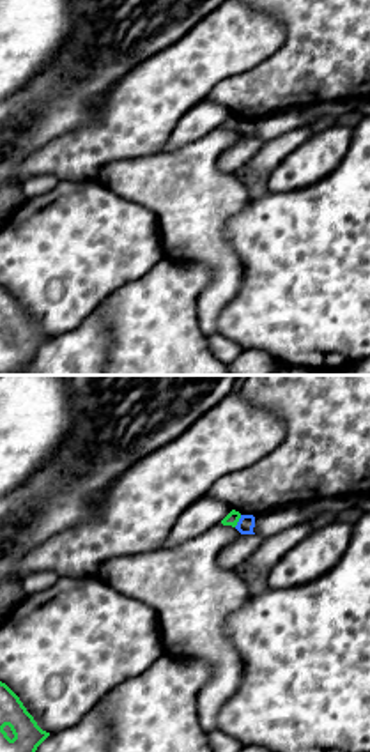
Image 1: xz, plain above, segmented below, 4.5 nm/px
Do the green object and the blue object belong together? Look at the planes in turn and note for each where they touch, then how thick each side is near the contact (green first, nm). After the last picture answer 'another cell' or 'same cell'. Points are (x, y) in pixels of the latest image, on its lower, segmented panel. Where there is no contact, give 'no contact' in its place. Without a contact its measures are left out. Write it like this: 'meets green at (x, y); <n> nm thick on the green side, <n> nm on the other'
meets green at (238, 521); 60 nm thick on the green side, 80 nm on the other

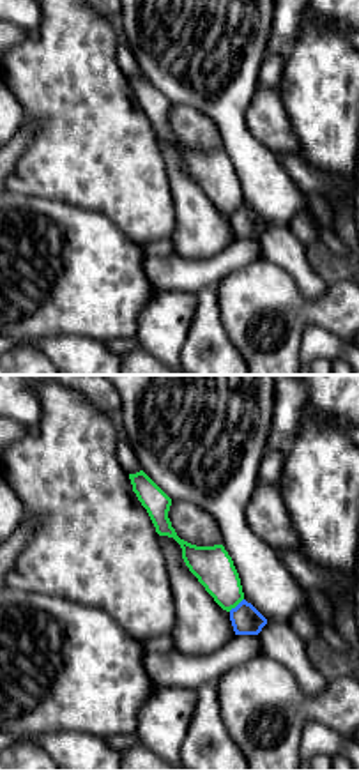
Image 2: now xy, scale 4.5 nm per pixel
meets green at (236, 605); 180 nm thick on the green side, 140 nm on the other

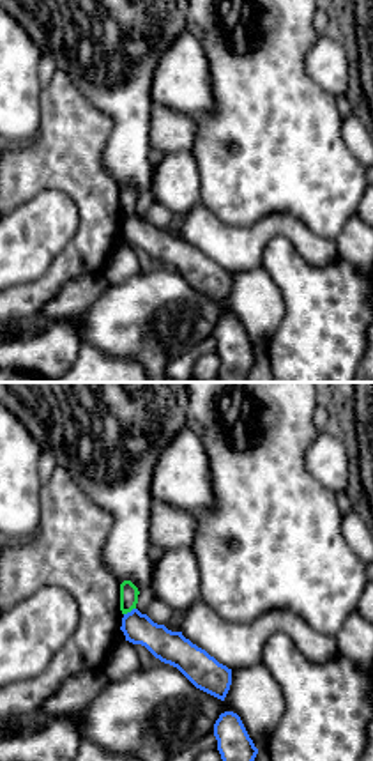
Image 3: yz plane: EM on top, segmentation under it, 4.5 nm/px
meets green at (129, 611); 80 nm thick on the green side, 150 nm on the other

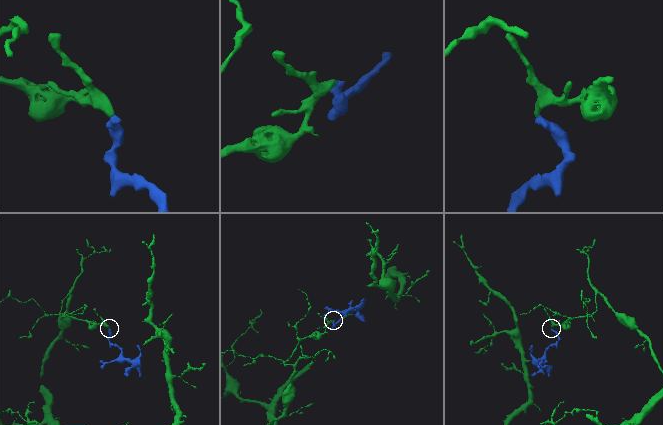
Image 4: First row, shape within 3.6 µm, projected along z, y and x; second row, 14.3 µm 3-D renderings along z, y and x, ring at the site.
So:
another cell

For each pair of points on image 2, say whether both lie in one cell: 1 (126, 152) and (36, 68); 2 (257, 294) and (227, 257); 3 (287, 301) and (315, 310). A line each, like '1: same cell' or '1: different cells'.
1: same cell
2: different cells
3: same cell

